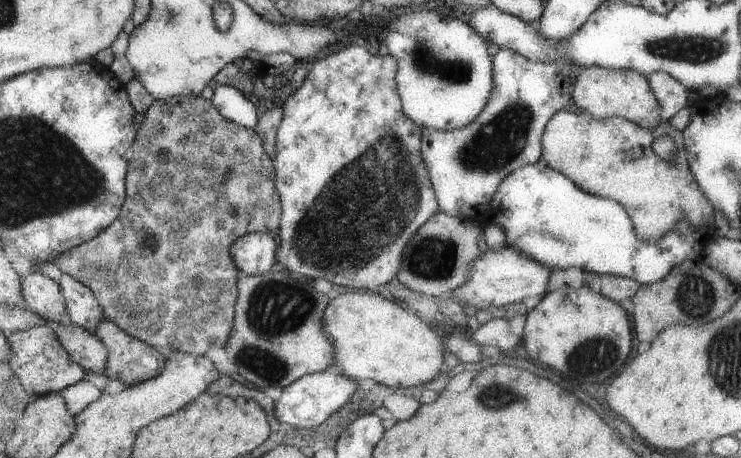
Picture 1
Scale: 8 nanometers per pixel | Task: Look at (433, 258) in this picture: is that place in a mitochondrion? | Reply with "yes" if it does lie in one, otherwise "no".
yes

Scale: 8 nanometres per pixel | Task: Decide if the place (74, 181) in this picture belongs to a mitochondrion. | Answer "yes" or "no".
yes

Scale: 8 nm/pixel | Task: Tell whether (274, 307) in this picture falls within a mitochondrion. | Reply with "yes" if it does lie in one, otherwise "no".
yes

